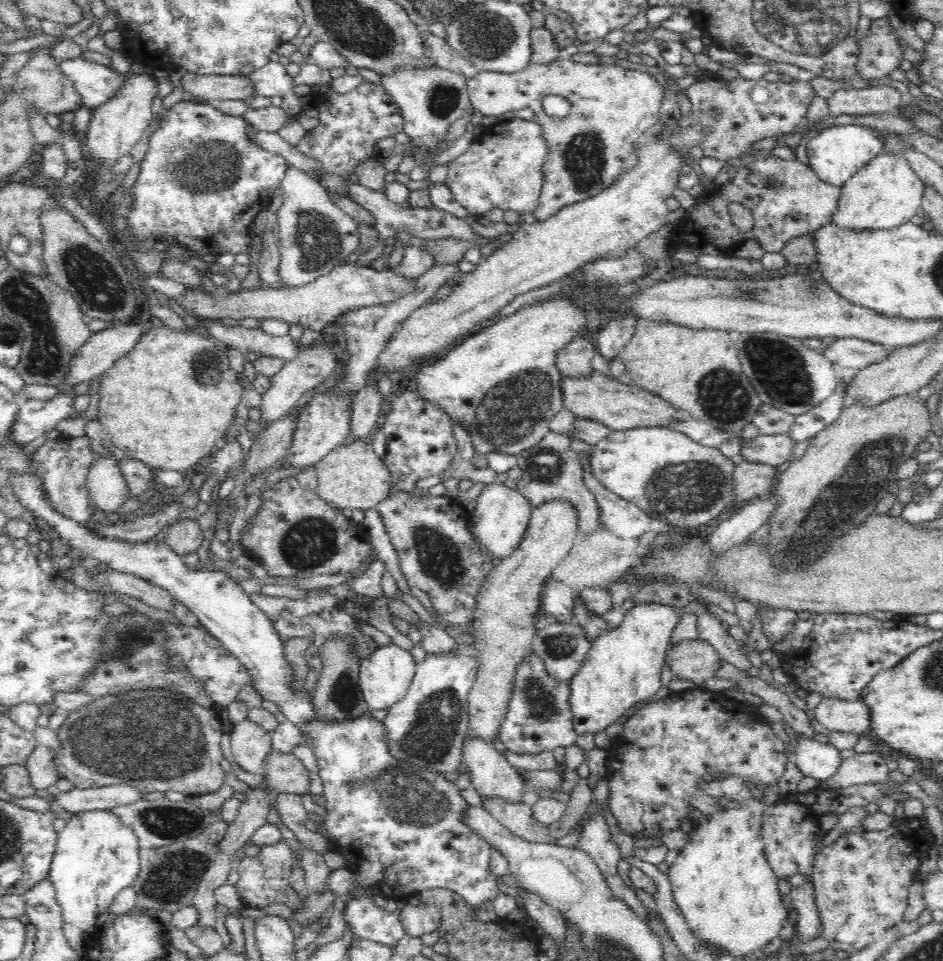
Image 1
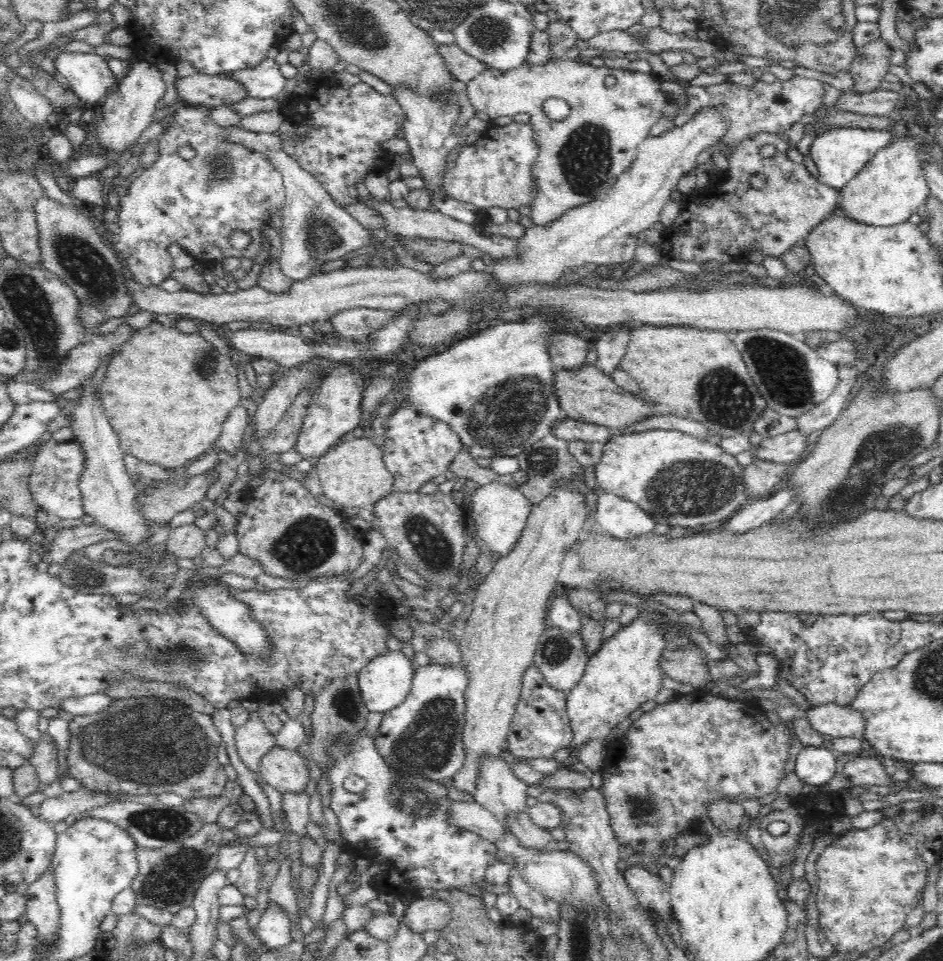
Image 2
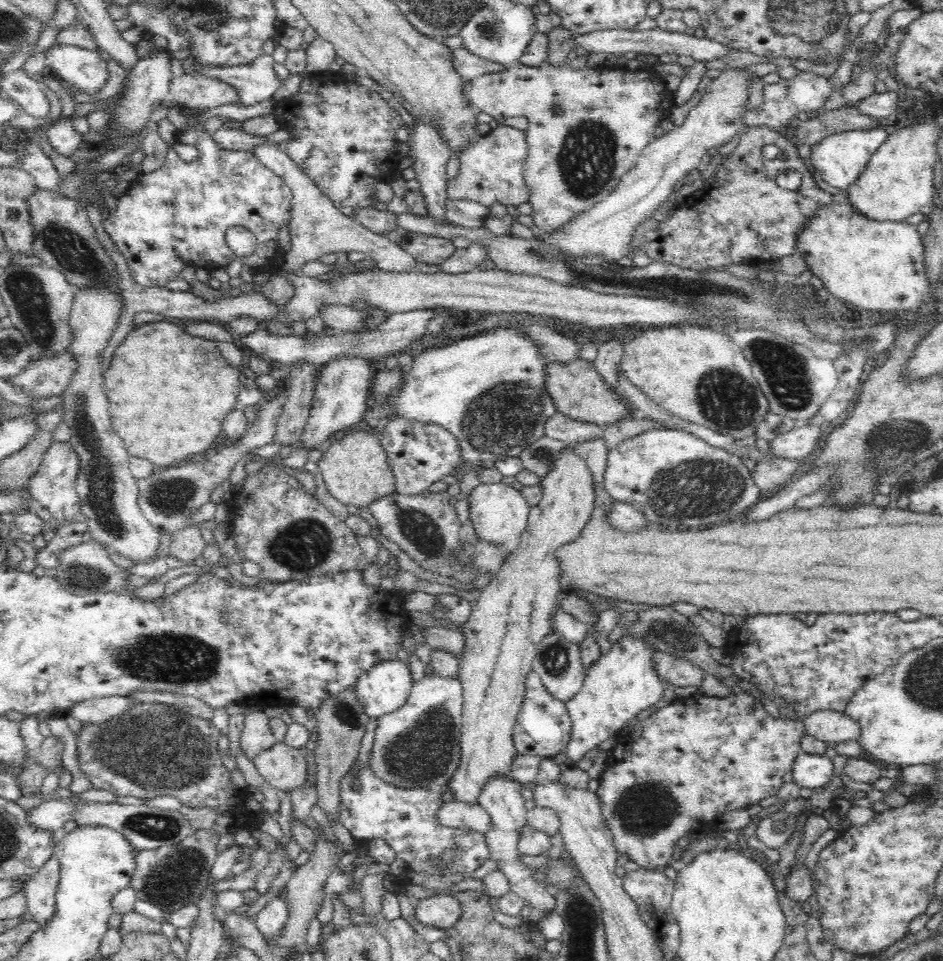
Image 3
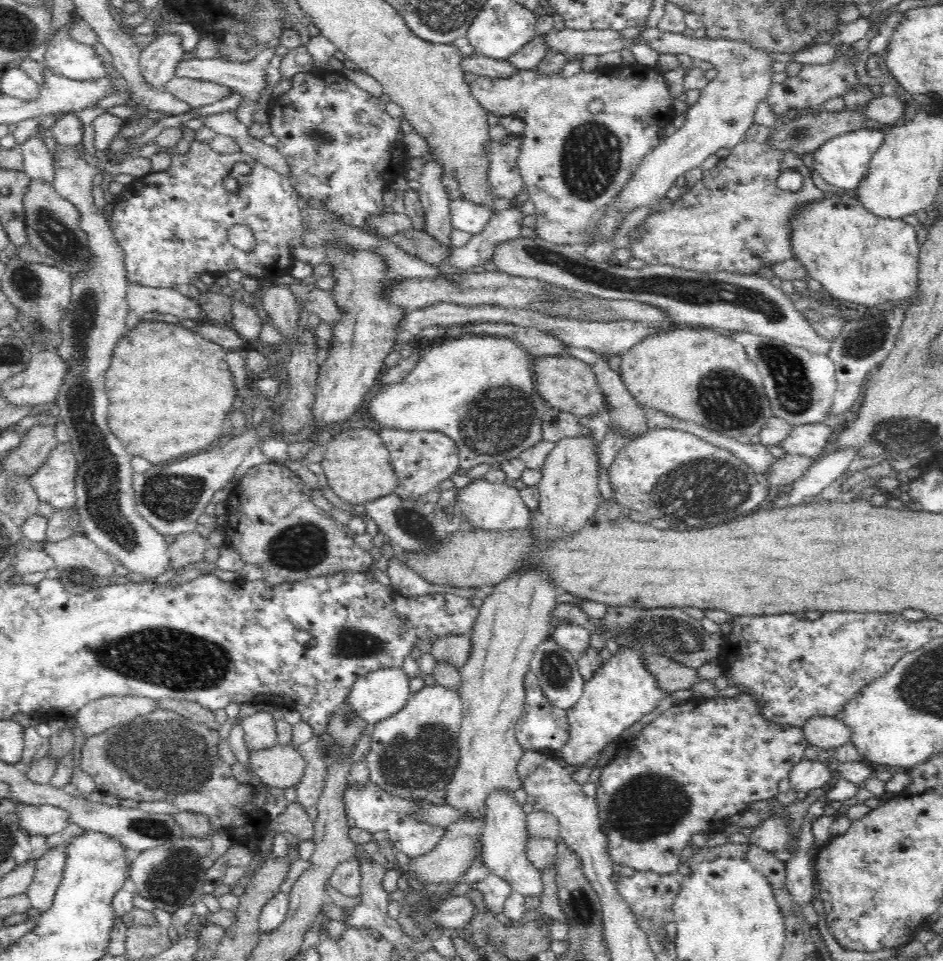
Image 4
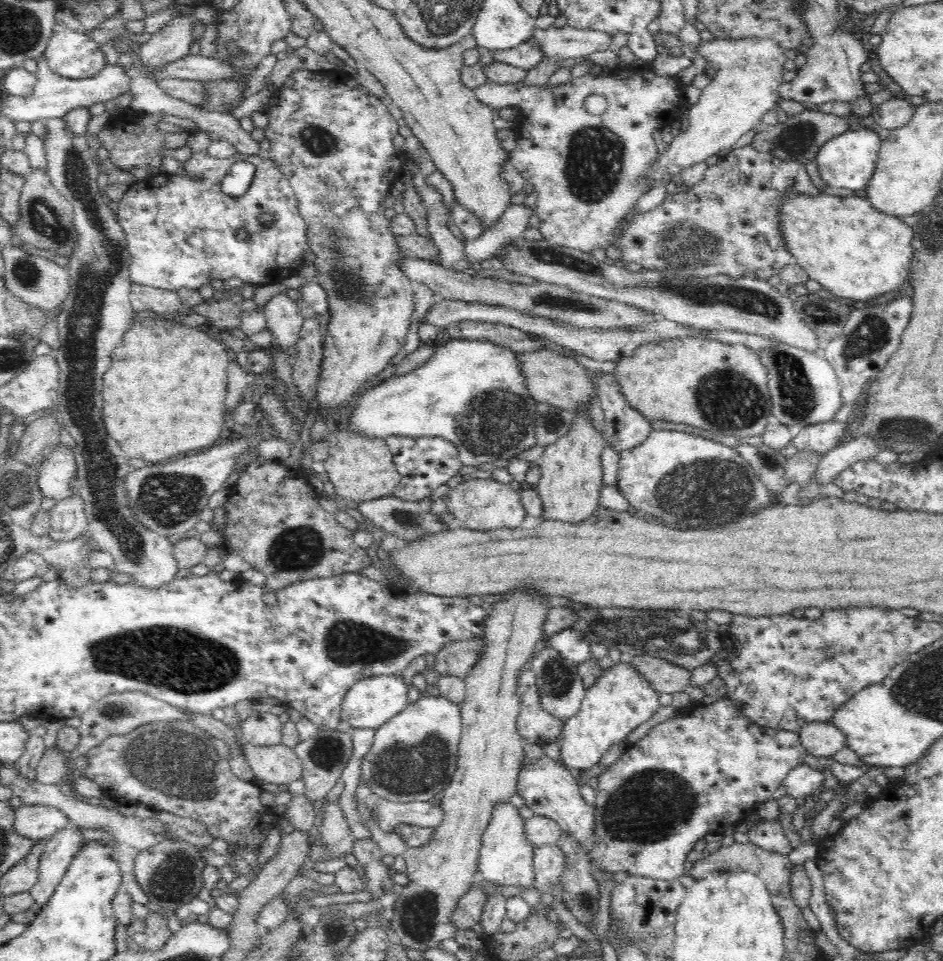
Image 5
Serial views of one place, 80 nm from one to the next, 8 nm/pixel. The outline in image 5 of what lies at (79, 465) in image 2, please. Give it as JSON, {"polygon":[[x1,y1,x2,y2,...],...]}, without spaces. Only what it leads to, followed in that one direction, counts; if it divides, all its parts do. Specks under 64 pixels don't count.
{"polygon":[[60,443,39,466,38,485,45,497,58,502,71,493,71,482,76,472,73,449]]}

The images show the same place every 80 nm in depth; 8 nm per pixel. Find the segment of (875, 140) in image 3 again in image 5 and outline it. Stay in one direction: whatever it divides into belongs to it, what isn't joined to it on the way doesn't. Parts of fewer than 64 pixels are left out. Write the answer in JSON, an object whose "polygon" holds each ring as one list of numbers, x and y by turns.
{"polygon":[[870,128,850,129,830,139,820,148,816,157,816,165,824,183,834,188,866,191,876,173,882,142,876,131]]}

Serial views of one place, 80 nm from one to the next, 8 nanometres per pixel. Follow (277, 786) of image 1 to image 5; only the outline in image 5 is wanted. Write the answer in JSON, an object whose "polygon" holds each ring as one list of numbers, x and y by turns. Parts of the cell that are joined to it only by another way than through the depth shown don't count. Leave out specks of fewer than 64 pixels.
{"polygon":[[282,742,272,746,246,743,241,748,258,782,289,784,302,776,302,761,294,749,284,746]]}

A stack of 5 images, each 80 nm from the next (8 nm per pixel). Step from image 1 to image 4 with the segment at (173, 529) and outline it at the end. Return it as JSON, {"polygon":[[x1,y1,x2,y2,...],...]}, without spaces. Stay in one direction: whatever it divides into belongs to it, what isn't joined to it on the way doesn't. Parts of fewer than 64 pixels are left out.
{"polygon":[[196,530,178,535,169,545,170,559,174,569,190,566,193,562,204,559,208,547,206,538]]}

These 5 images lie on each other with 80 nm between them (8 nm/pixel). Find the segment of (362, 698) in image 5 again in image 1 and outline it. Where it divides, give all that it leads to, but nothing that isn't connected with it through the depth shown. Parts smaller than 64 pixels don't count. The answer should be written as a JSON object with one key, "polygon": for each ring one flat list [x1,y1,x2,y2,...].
{"polygon":[[394,644,379,646,378,650,362,661,359,668,359,684,369,709,386,710,403,700,413,682,416,666,411,652]]}

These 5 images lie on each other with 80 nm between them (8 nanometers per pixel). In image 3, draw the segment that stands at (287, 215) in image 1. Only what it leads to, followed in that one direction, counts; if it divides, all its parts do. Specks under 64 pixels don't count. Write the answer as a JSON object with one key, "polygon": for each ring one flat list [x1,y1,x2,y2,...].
{"polygon":[[258,144,250,151,258,162,272,170,276,175,285,179,293,195,293,222,290,226,290,250,284,254,282,269,288,274,297,274,298,268,308,261,320,260,322,256,341,252,364,252,367,258,372,258,377,268,386,273,420,273,419,262,399,244,388,239,386,235,376,234,368,230,355,219,341,214,327,197,318,191,314,183,298,169,292,158,277,148,276,144]]}

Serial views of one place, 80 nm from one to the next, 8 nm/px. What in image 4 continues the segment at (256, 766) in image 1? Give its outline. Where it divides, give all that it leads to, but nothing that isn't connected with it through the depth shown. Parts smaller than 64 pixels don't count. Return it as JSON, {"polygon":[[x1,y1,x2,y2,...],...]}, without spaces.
{"polygon":[[262,710,240,719,246,746,250,750,262,750,278,744,276,722,272,713]]}

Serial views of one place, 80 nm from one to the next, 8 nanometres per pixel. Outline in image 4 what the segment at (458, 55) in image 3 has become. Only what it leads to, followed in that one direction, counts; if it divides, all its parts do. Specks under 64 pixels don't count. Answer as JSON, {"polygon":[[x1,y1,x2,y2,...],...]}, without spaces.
{"polygon":[[478,53,462,56,462,70,488,78,512,78,518,74,518,69,506,59,495,59]]}

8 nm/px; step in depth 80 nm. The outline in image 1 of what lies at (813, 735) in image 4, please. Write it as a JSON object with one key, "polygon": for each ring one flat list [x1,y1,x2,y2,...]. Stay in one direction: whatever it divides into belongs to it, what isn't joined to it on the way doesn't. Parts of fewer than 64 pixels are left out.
{"polygon":[[823,699,810,712,817,729,823,732,845,732,846,734,867,733,870,724,868,709,862,701,845,702,837,699]]}

